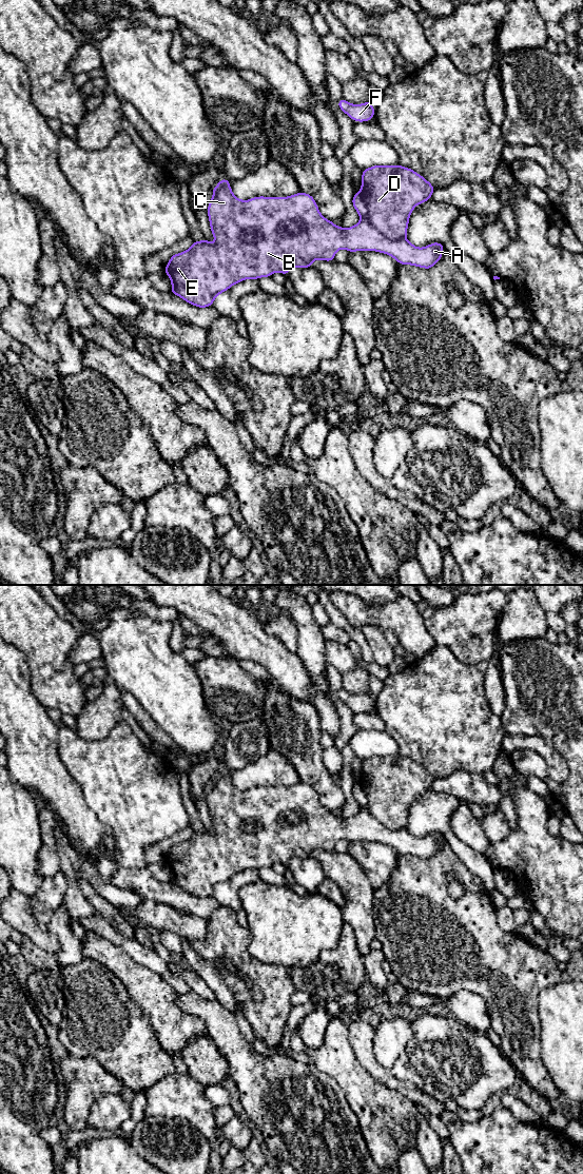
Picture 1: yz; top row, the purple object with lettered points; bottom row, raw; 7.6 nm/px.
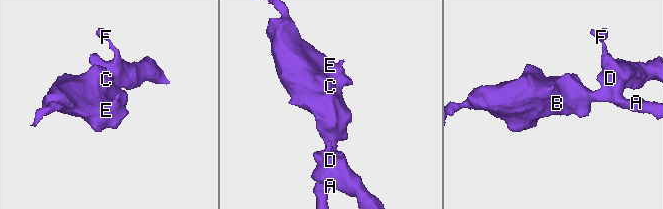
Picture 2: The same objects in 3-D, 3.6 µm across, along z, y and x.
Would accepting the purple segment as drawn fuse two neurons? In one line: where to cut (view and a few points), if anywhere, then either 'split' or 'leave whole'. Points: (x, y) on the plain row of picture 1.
yz (358, 782), (373, 816), (390, 829), (405, 827) | split

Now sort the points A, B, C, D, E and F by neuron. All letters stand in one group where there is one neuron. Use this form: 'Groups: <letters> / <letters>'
Groups: A B C E / D F

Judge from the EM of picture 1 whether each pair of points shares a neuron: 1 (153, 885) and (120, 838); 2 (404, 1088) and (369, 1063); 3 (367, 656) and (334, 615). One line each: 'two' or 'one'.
1: two
2: one
3: one

